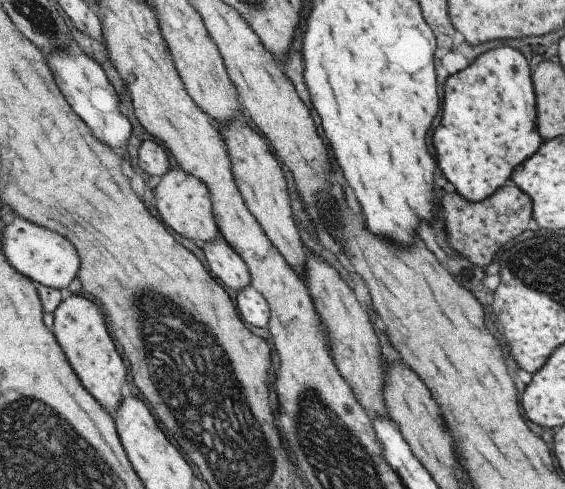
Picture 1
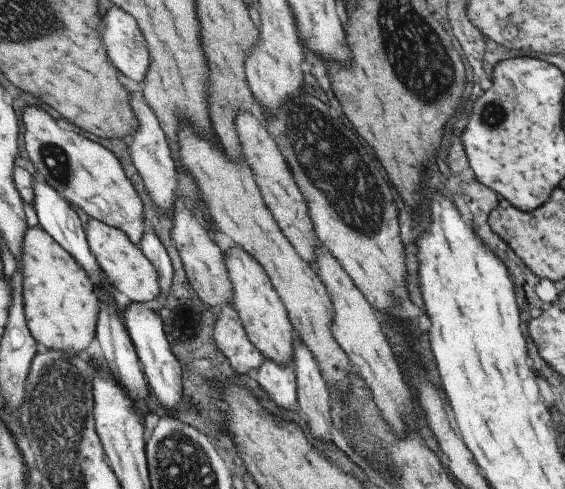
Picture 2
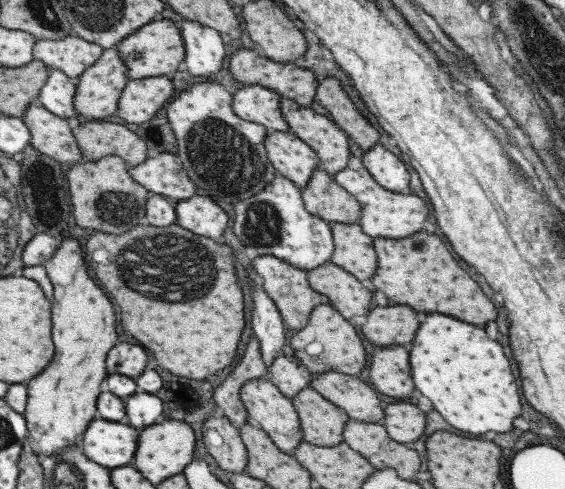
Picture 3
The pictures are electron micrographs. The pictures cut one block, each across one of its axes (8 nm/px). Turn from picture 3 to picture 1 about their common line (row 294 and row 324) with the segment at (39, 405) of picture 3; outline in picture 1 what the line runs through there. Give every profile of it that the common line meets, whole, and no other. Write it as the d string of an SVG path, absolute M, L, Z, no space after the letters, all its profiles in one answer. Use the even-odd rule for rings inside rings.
M65 294L53 312L51 332L81 386L109 414L106 410L116 410L125 394L127 370L105 327L99 308L89 302L86 296Z

